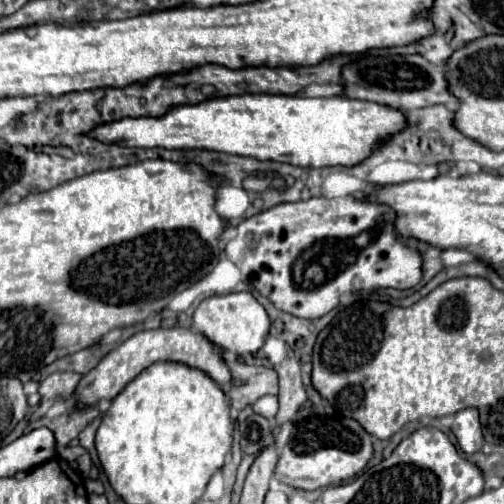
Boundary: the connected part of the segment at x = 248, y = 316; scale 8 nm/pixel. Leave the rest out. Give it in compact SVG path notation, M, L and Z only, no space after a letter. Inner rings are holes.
M232 292L202 300L194 312L194 330L204 334L212 344L220 346L222 350L232 350L238 356L246 356L256 354L262 348L270 332L270 318L264 306L260 306L250 292Z

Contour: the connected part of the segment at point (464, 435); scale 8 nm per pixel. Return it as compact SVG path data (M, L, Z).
M466 408L460 410L454 416L454 424L452 424L452 432L460 444L460 448L464 450L464 454L476 454L481 451L484 442L482 425L480 423L479 412L476 408Z

